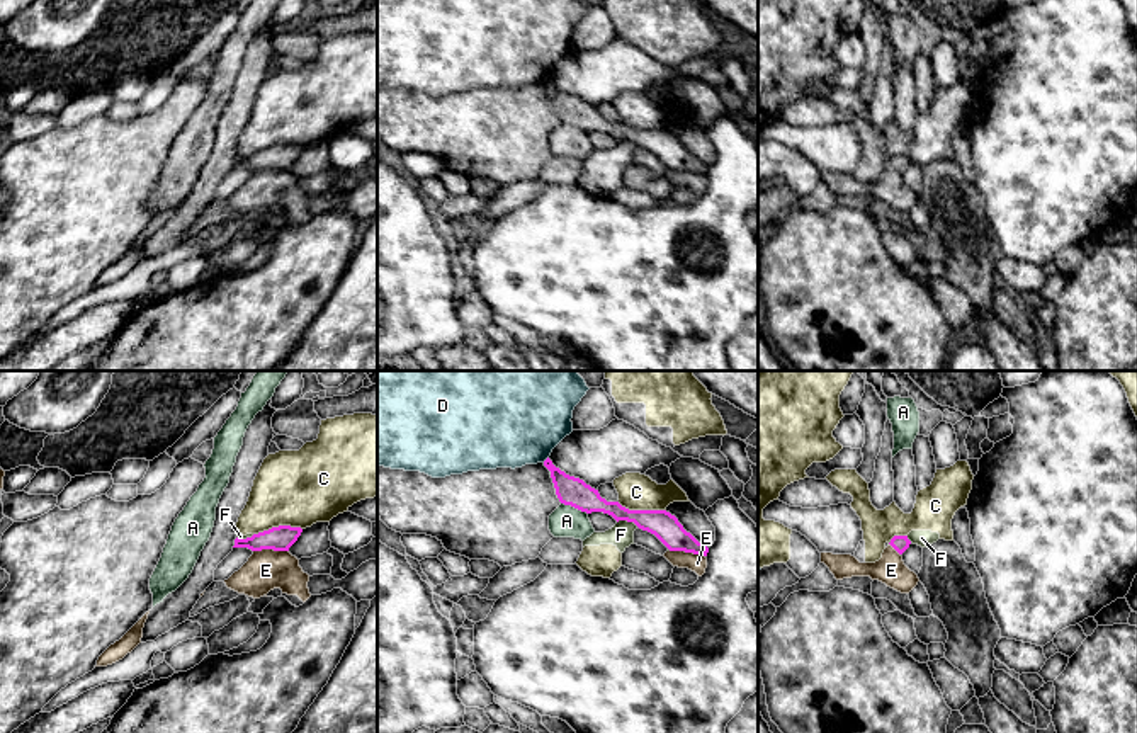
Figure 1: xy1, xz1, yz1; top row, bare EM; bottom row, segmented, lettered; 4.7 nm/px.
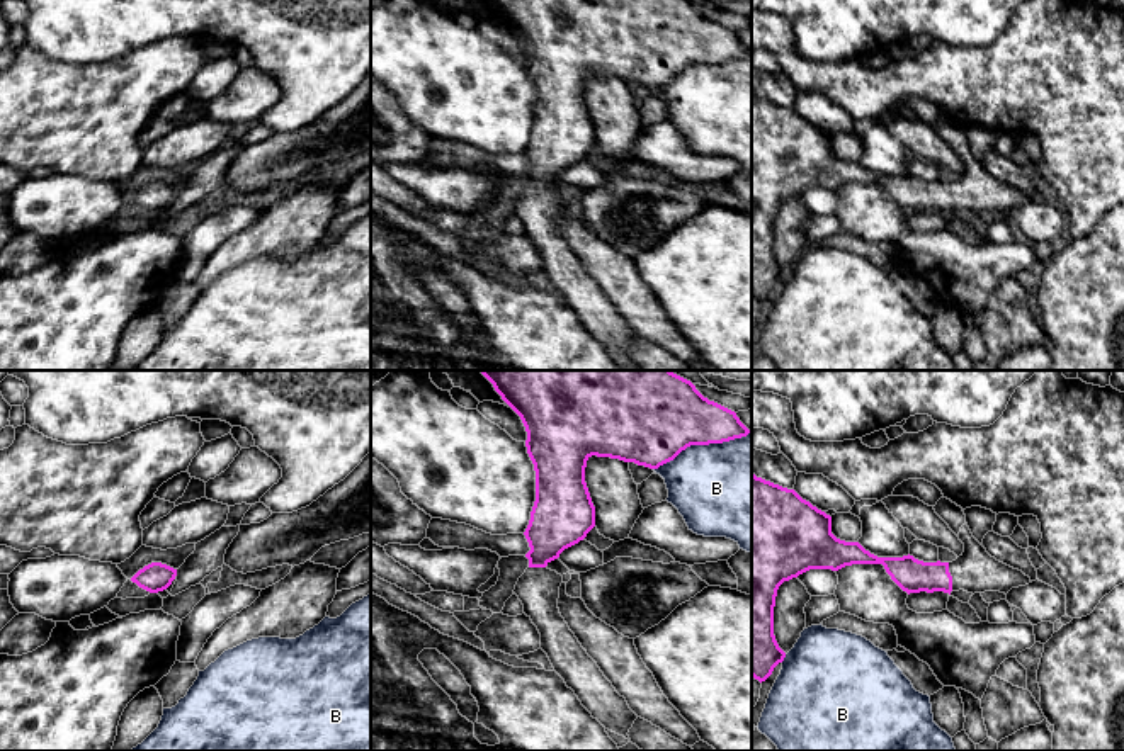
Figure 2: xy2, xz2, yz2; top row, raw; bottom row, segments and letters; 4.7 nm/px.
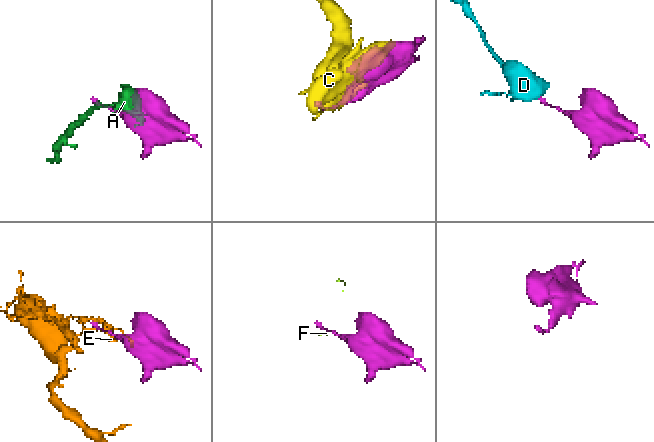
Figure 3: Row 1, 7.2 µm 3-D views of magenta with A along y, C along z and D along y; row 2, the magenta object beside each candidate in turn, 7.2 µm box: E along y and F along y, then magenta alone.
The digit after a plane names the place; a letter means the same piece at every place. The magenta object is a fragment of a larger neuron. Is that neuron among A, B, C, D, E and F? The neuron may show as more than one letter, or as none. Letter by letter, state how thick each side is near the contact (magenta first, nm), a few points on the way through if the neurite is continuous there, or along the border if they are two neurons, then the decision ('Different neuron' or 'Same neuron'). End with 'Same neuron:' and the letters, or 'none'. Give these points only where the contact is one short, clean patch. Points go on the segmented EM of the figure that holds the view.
A: Thickness 140 nm (magenta) against 150 nm. Different neuron
B: Thickness 420 nm (magenta) against 440 nm. Different neuron
C: Thickness 120 nm (magenta) against 360 nm. Different neuron
D: Thickness 140 nm (magenta) against 460 nm. Boundary: xz1 (548, 456), (543, 461). Different neuron
E: Thickness 130 nm (magenta) against 90 nm. Different neuron
F: Thickness 130 nm (magenta) against 110 nm. Different neuron
Same neuron: none

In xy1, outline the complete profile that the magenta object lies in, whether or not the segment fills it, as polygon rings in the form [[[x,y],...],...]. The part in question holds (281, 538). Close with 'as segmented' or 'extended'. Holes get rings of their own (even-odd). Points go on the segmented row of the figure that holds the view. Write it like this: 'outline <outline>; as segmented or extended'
outline [[[279,526],[253,534],[252,537],[246,539],[236,537],[233,548],[248,548],[252,551],[262,551],[262,549],[289,551],[289,548],[297,541],[301,532],[303,532],[301,527]]]; as segmented

